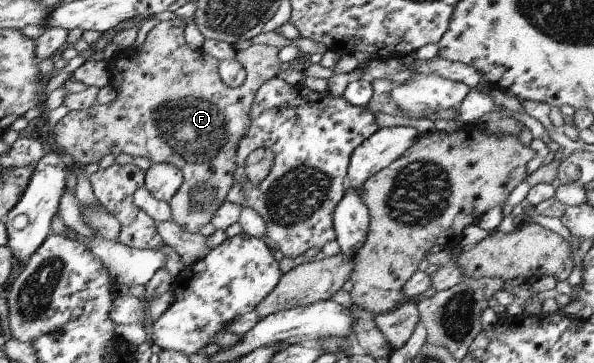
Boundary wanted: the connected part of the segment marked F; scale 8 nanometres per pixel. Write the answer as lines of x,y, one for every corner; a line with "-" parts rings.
175,18
171,21
160,21
156,24
152,29
150,29
144,38
144,41
140,46
134,47
126,47
122,50
119,50
108,62
106,62
106,66
108,68
108,72
110,72
109,68
114,70
114,76
112,80
110,80
110,84
112,84
113,89
117,92
114,100
105,104
94,104
88,107
84,107
83,110
80,109
78,111
71,110
68,111
54,126
54,146
60,150
60,152
68,154
71,158
76,162
76,165
85,165
87,163
96,164
100,160
100,158
104,154
108,154
109,152
113,152
116,154
125,154
131,156
140,156
140,158
148,158
148,160
152,160
152,156
154,156
154,148
158,148
158,150
168,150
170,154
168,154
165,162
168,162
174,165
176,168
180,169
180,172
183,176
182,184
178,187
178,190
174,193
174,196
170,198
167,202
169,204
172,218
171,220
178,226
180,226
180,234
181,235
190,235
197,232
198,227
209,222
212,213
221,206
221,202
225,200
226,193
230,190
230,187
233,185
233,176
231,175
235,169
235,154
237,149
237,144
240,142
241,138
246,134
246,131
249,127
250,117
250,107
252,106
252,101
254,98
254,94
256,94
256,89
269,78
274,77
278,72
278,66
280,66
279,58
276,56
278,54
278,48
276,46
265,45
265,44
251,44
245,50
236,51
235,56
238,58
238,62
242,62
243,68
245,70
245,79
244,82
237,86
236,88
228,88
220,79
219,74
217,73
218,59
206,54
202,50
192,50
188,45
184,43
184,38
182,31
184,30
185,25
179,20
179,18

